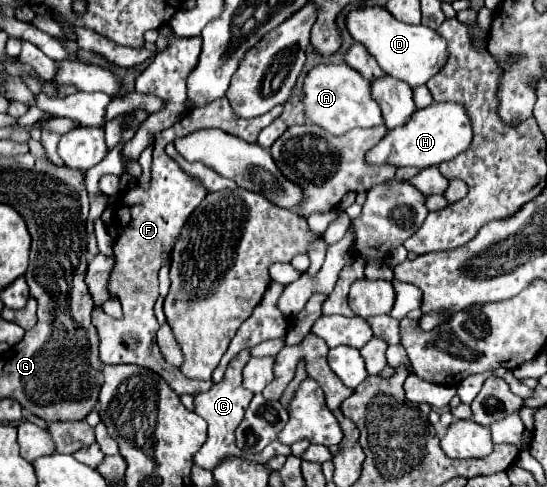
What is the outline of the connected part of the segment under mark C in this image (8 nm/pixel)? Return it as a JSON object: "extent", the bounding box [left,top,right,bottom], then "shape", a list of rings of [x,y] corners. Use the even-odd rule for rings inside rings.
{"extent":[194,348,290,470],"shape":[[[248,348],[242,350],[242,352],[238,352],[238,354],[230,360],[222,382],[214,384],[208,392],[202,392],[202,394],[194,396],[194,412],[208,422],[208,440],[204,442],[204,446],[202,446],[202,448],[196,452],[196,456],[194,456],[194,464],[200,466],[200,468],[212,470],[212,468],[214,468],[220,460],[224,460],[226,456],[246,458],[253,462],[268,462],[270,458],[274,458],[274,456],[278,456],[278,454],[284,454],[286,457],[290,456],[290,448],[282,444],[279,440],[271,442],[262,452],[253,455],[240,452],[238,446],[234,444],[234,430],[236,430],[238,424],[242,422],[244,412],[246,412],[246,408],[248,408],[248,404],[250,404],[250,400],[252,400],[252,396],[254,396],[250,390],[246,390],[246,388],[242,386],[242,368],[246,366],[248,360],[250,360],[250,350],[248,350]]]}

